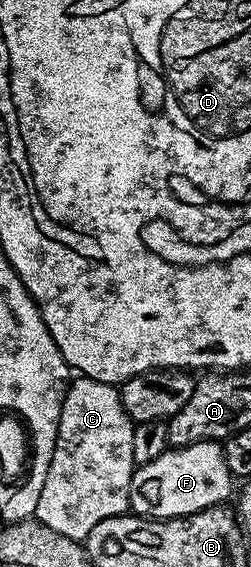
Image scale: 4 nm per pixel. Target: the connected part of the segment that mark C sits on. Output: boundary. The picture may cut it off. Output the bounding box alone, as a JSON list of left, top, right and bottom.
[34,377,137,540]

